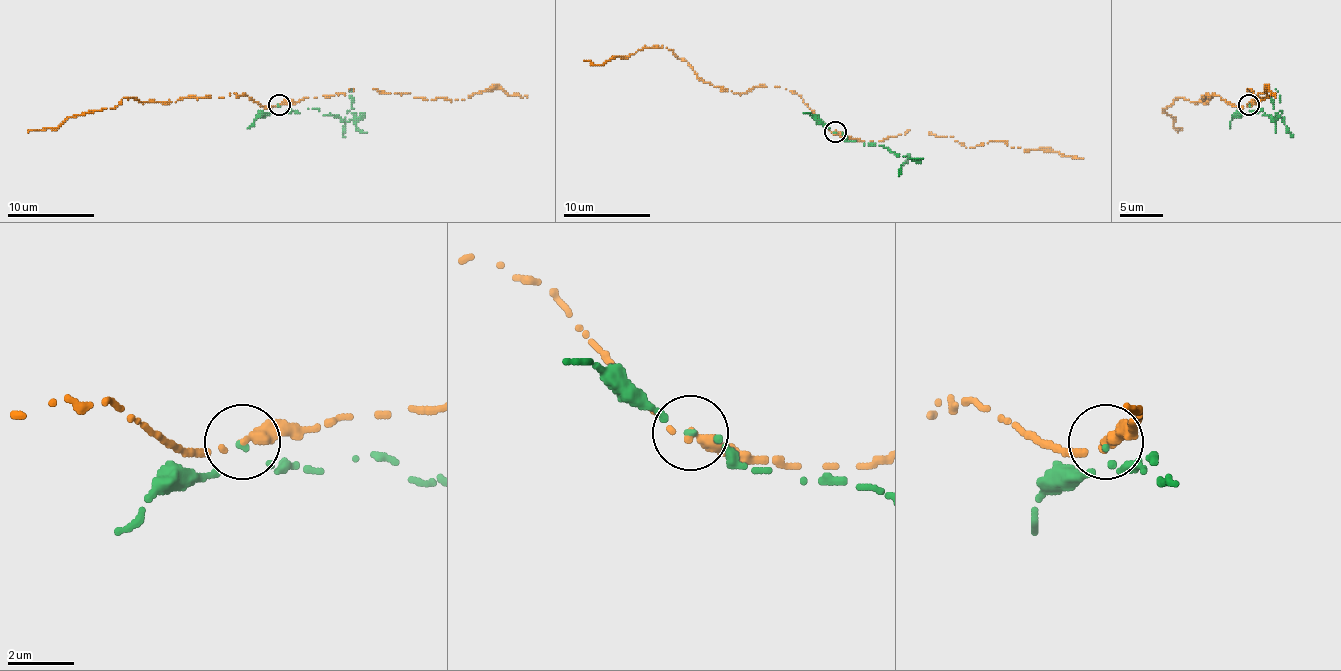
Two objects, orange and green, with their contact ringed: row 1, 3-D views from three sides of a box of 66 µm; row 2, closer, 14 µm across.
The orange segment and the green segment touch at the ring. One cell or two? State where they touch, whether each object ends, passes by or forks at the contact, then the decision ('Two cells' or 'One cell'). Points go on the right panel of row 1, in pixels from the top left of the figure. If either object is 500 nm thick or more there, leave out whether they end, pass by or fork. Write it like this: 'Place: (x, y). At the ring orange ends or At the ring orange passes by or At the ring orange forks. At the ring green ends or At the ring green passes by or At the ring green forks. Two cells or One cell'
Place: (1249, 105). At the ring orange passes by. At the ring green passes by. Two cells

